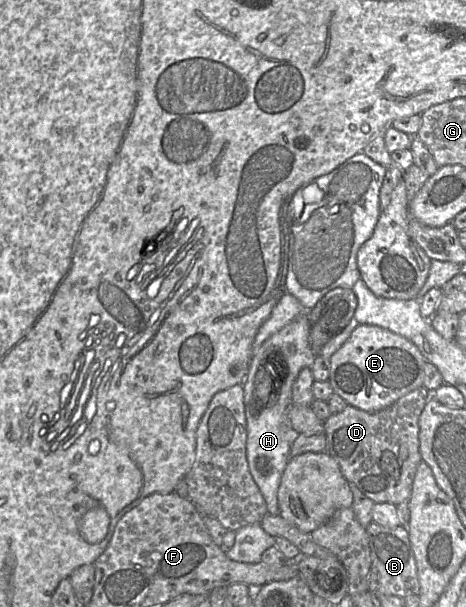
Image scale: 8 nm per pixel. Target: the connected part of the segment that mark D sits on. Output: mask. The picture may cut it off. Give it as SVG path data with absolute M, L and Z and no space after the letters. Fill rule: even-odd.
M424 386L402 396L392 405L377 411L367 412L351 405L331 416L324 422L327 440L326 451L339 465L341 473L349 484L354 484L365 496L375 503L399 505L409 500L417 468L422 461L419 442L419 419L426 404L431 399L431 392ZM385 451L392 452L400 466L399 475L391 475L381 467L381 457Z

